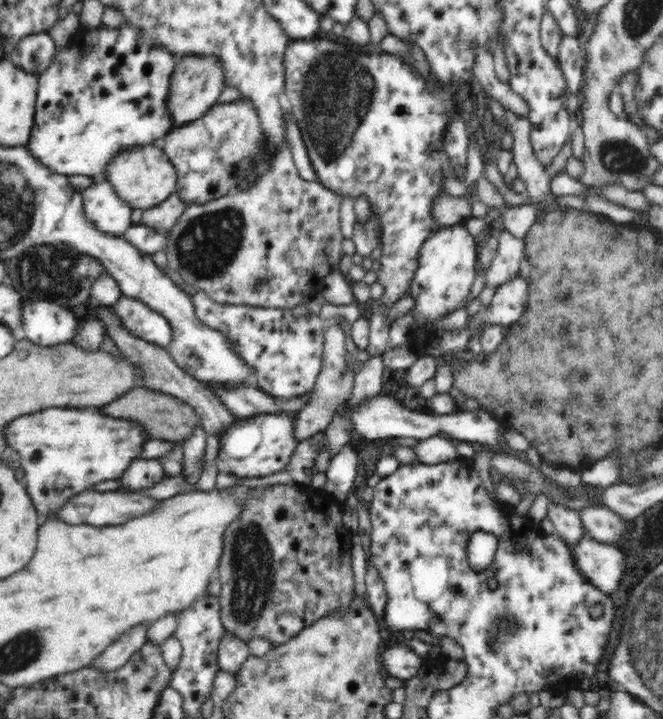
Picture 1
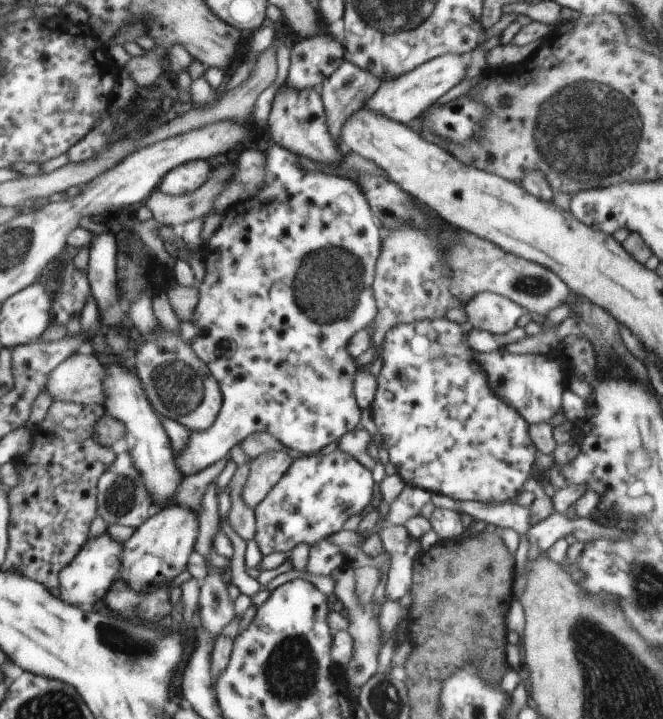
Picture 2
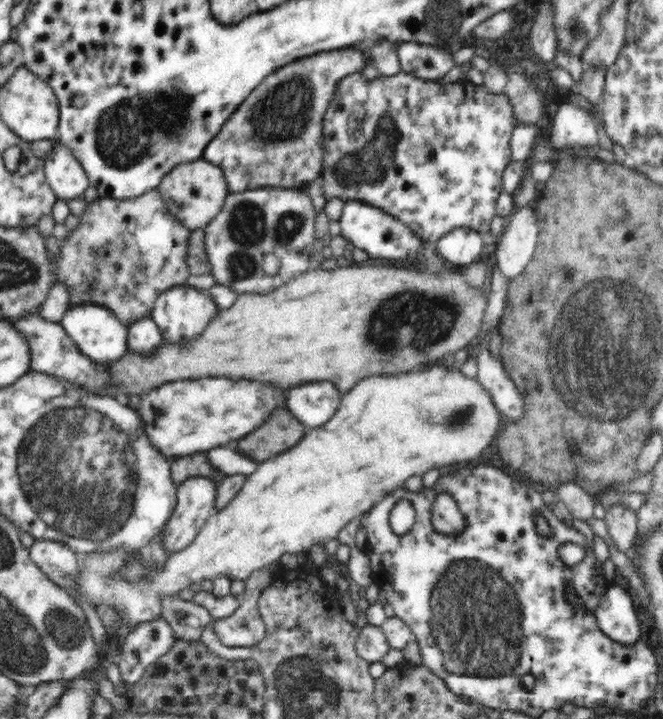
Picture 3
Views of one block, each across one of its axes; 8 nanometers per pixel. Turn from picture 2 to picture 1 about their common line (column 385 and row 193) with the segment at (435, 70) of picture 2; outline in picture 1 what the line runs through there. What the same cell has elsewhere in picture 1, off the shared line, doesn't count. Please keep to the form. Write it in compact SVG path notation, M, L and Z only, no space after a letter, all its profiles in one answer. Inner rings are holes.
M104 179L101 182L93 182L81 191L81 195L85 215L91 223L94 223L94 226L99 231L120 237L128 230L129 226L132 225L130 213L133 208L119 198L118 193L116 193L108 179Z

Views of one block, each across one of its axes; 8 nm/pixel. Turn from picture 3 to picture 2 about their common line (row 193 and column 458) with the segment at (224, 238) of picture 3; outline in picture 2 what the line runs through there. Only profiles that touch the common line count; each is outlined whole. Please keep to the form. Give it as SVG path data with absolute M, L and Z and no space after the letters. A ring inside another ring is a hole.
M416 200L417 206L427 216L439 220L441 230L428 233L419 226L399 226L395 230L384 230L384 246L380 250L376 266L376 280L371 285L371 294L377 302L377 322L373 322L373 333L370 336L372 346L378 349L393 326L435 320L445 317L445 312L452 308L463 308L479 293L490 292L511 299L527 312L545 315L551 308L559 306L571 295L568 285L548 267L541 266L524 258L501 250L491 242L475 234L452 228L447 222L438 218L425 204Z

